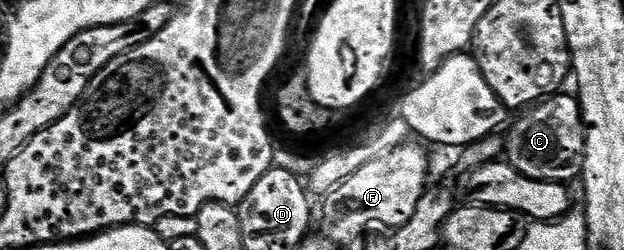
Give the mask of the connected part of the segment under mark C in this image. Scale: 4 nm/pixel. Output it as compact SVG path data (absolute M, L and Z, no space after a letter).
M556 93L524 110L515 124L512 122L511 136L505 139L506 162L514 165L525 177L533 177L537 181L553 181L570 184L570 179L578 180L583 174L583 158L587 148L587 126L583 124L583 110L579 108L579 100L574 94Z

